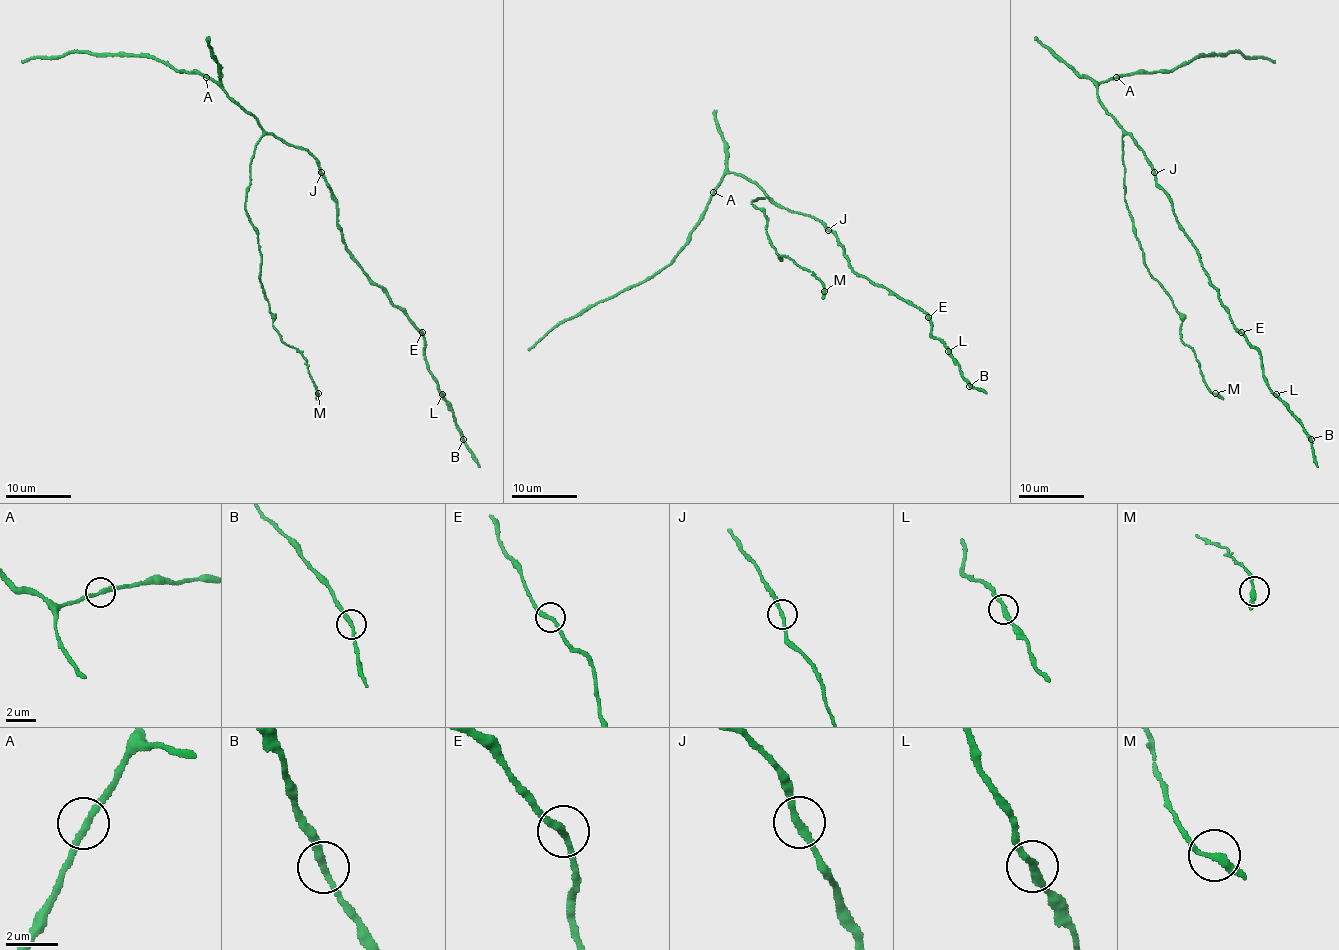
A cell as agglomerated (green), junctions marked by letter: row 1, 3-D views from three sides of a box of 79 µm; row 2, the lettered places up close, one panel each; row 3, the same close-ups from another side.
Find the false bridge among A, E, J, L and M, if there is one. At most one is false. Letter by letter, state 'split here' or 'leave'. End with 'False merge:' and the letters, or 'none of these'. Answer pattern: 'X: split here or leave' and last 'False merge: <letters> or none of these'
A: leave
E: leave
J: leave
L: leave
M: leave
False merge: none of these

